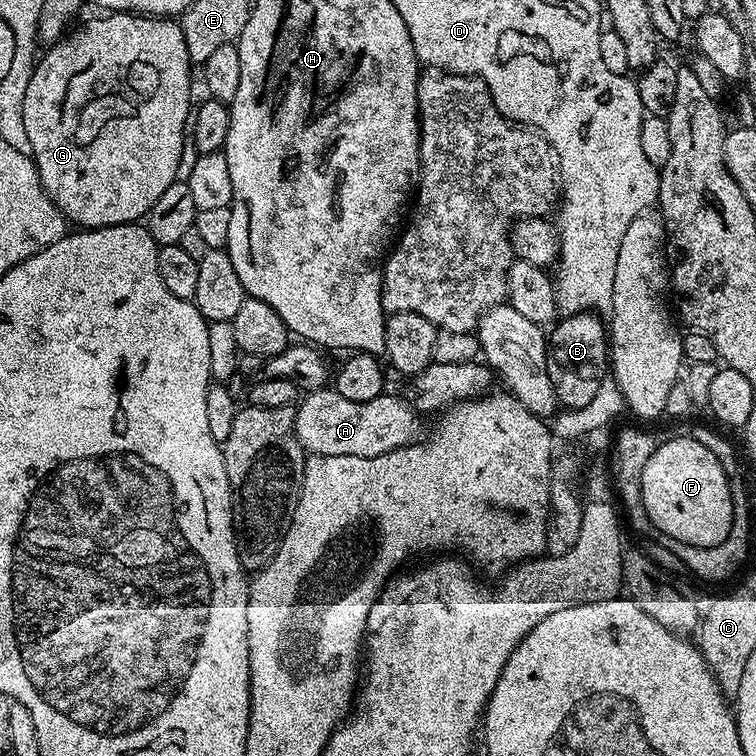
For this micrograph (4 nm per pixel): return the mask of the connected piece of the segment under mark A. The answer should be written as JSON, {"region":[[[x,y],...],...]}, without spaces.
{"region":[[[325,386],[309,391],[305,396],[308,397],[295,405],[296,433],[305,453],[374,458],[405,448],[417,439],[416,431],[420,428],[417,413],[399,395],[385,394],[370,398],[370,402],[350,402],[350,398],[342,398],[335,387]]]}

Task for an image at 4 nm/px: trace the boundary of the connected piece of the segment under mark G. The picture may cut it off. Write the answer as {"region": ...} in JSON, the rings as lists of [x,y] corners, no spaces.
{"region":[[[113,12],[101,16],[104,16],[101,20],[90,21],[89,24],[82,25],[77,32],[75,32],[75,30],[69,31],[67,35],[57,40],[55,44],[51,45],[51,47],[45,51],[48,53],[46,53],[44,57],[41,55],[39,59],[35,61],[32,69],[32,77],[30,78],[30,86],[26,86],[26,106],[22,106],[22,114],[26,118],[26,134],[30,137],[30,146],[32,147],[31,157],[36,161],[36,169],[40,175],[42,186],[46,190],[46,194],[54,202],[54,206],[58,206],[58,210],[63,214],[65,220],[84,230],[108,228],[111,224],[131,224],[133,222],[143,221],[145,217],[147,217],[150,206],[154,206],[154,202],[158,202],[158,198],[166,190],[166,186],[177,183],[179,176],[176,175],[180,172],[180,159],[184,156],[184,144],[186,148],[186,129],[189,127],[190,113],[194,108],[194,100],[192,104],[192,71],[194,71],[194,65],[186,50],[186,38],[182,34],[179,23],[177,23],[175,19],[157,18],[143,14],[133,14],[131,12]]]}

